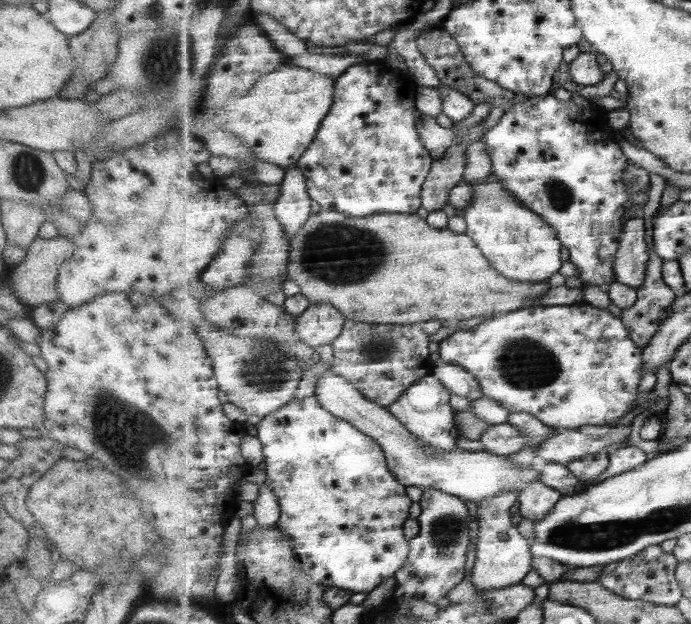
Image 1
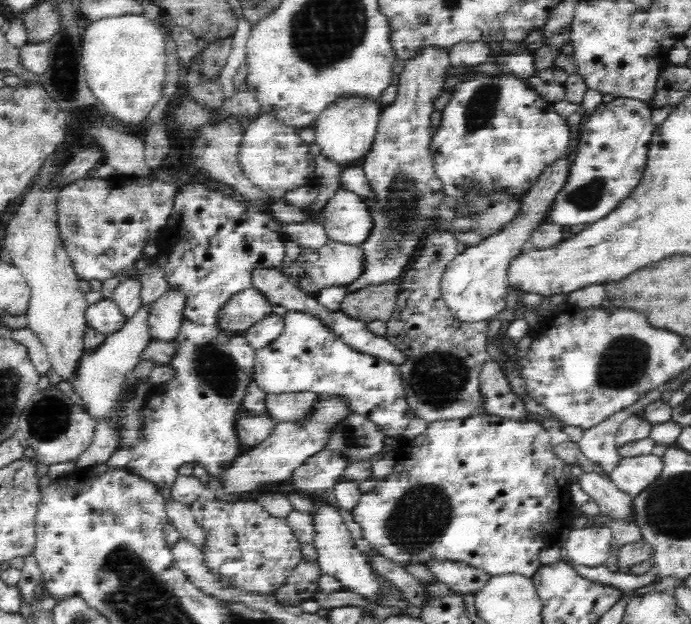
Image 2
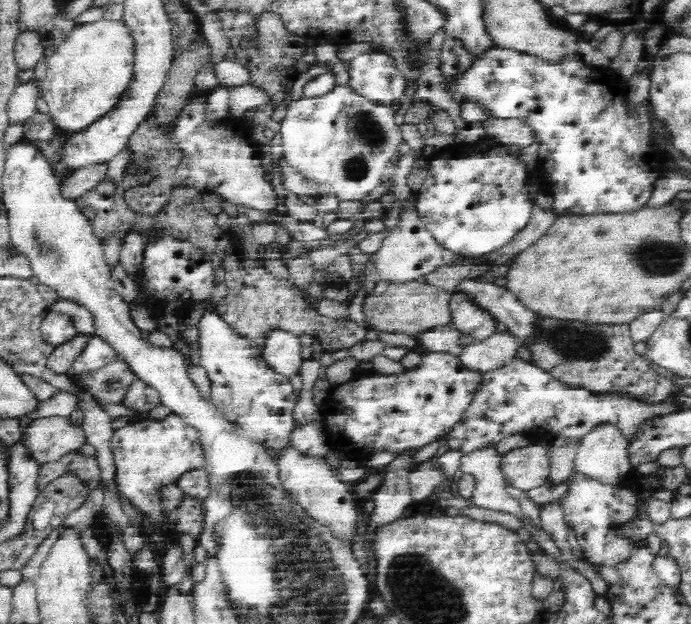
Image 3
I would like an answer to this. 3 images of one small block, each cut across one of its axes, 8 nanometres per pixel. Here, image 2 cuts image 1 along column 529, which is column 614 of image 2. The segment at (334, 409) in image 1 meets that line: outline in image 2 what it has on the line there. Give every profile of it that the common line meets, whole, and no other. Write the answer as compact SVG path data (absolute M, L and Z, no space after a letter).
M652 453L642 457L621 458L609 476L618 490L630 495L632 498L638 496L644 488L648 488L662 472L662 459Z

